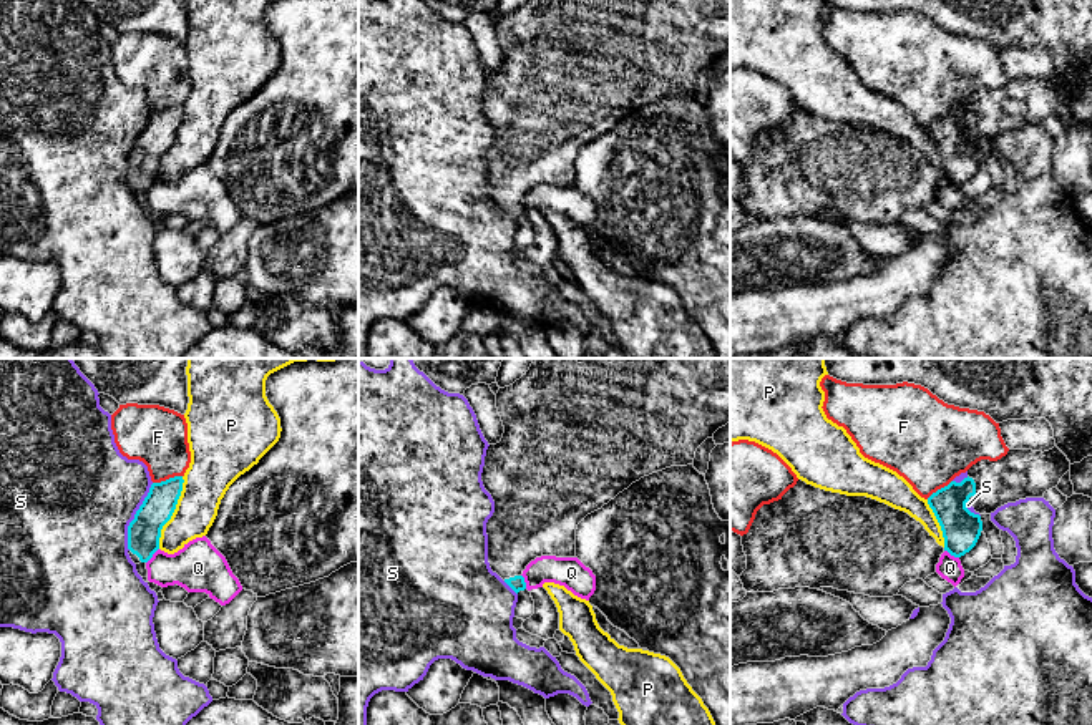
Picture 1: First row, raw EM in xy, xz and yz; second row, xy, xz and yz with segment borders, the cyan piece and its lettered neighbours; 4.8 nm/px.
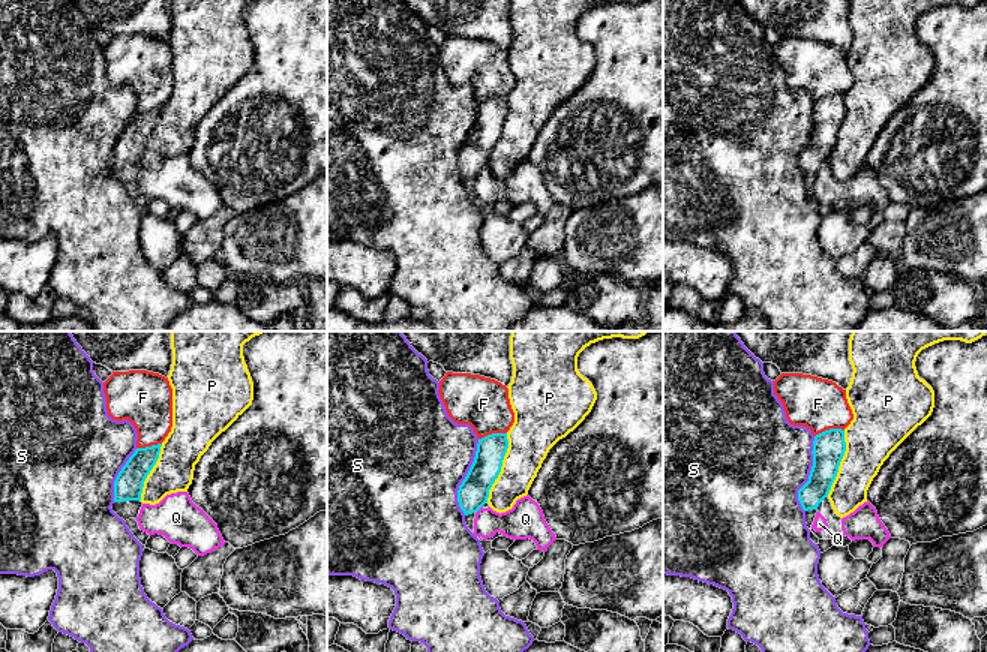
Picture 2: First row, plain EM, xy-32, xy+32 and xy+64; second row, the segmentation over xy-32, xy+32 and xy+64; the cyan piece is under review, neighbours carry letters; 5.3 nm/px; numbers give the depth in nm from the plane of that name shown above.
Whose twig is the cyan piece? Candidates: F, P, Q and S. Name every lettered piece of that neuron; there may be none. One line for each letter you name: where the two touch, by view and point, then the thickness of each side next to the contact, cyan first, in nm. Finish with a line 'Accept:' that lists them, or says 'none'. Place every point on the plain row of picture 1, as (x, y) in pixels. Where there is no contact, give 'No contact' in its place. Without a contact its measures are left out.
Accept: none

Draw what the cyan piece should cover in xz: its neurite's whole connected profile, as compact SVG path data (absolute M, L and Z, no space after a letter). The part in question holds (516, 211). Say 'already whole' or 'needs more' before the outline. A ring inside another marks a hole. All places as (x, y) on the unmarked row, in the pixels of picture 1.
needs more | M526 0L513 13L500 17L496 36L505 61L500 71L490 73L485 85L481 109L495 129L495 141L486 151L488 191L516 222L526 217L521 204L526 194L541 184L574 186L578 153L591 141L601 138L619 121L644 105L670 95L694 91L697 76L714 61L730 51L730 0Z

